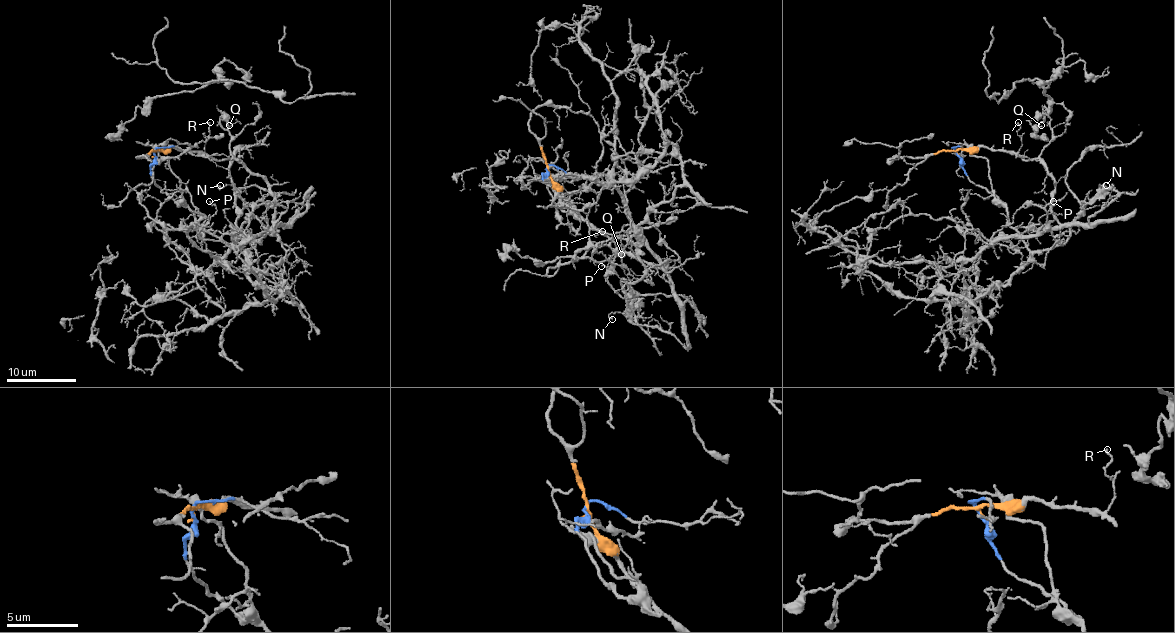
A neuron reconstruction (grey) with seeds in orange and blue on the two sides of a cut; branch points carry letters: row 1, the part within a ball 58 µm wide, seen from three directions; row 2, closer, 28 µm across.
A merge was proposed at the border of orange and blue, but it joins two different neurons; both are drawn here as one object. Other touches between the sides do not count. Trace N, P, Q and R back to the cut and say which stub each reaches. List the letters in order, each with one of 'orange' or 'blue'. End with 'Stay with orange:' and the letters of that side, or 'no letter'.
N: blue
P: blue
Q: orange
R: orange
Stay with orange: Q, R

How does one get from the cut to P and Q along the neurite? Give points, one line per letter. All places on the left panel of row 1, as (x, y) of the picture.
P: (155, 152), (151, 178), (193, 214), (196, 227), (203, 225), (215, 213), (215, 206), (208, 201)
Q: (155, 152), (175, 147), (228, 159), (231, 138), (221, 119), (222, 114), (229, 126)

